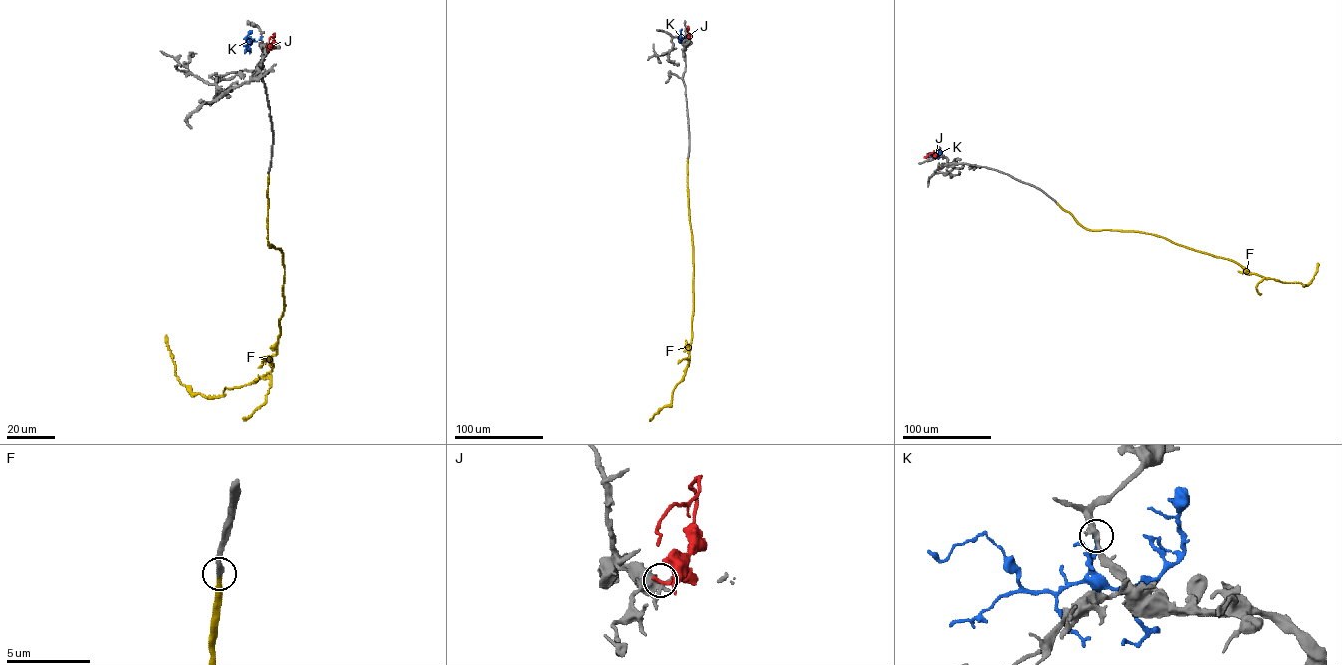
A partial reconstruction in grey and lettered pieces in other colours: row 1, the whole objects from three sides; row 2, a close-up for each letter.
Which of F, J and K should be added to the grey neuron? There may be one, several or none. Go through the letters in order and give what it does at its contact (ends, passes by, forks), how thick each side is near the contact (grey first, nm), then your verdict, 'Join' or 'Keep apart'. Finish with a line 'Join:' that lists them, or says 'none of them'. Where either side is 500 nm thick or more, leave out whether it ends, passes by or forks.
F: It ends there. Thickness 400 nm (grey) against 340 nm. Join
J: It ends there. Thickness 280 nm (grey) against 260 nm. Keep apart
K: It ends there. Thickness 300 nm (grey) against 260 nm. Keep apart
Join: F

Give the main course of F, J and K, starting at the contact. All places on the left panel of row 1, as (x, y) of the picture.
F: (268, 174), (268, 243), (282, 251), (284, 268), (271, 370), (221, 395), (193, 393), (175, 374), (166, 334)
J: (269, 48), (274, 33), (268, 40), (268, 48)
K: (261, 37), (248, 45), (250, 37), (252, 39)

